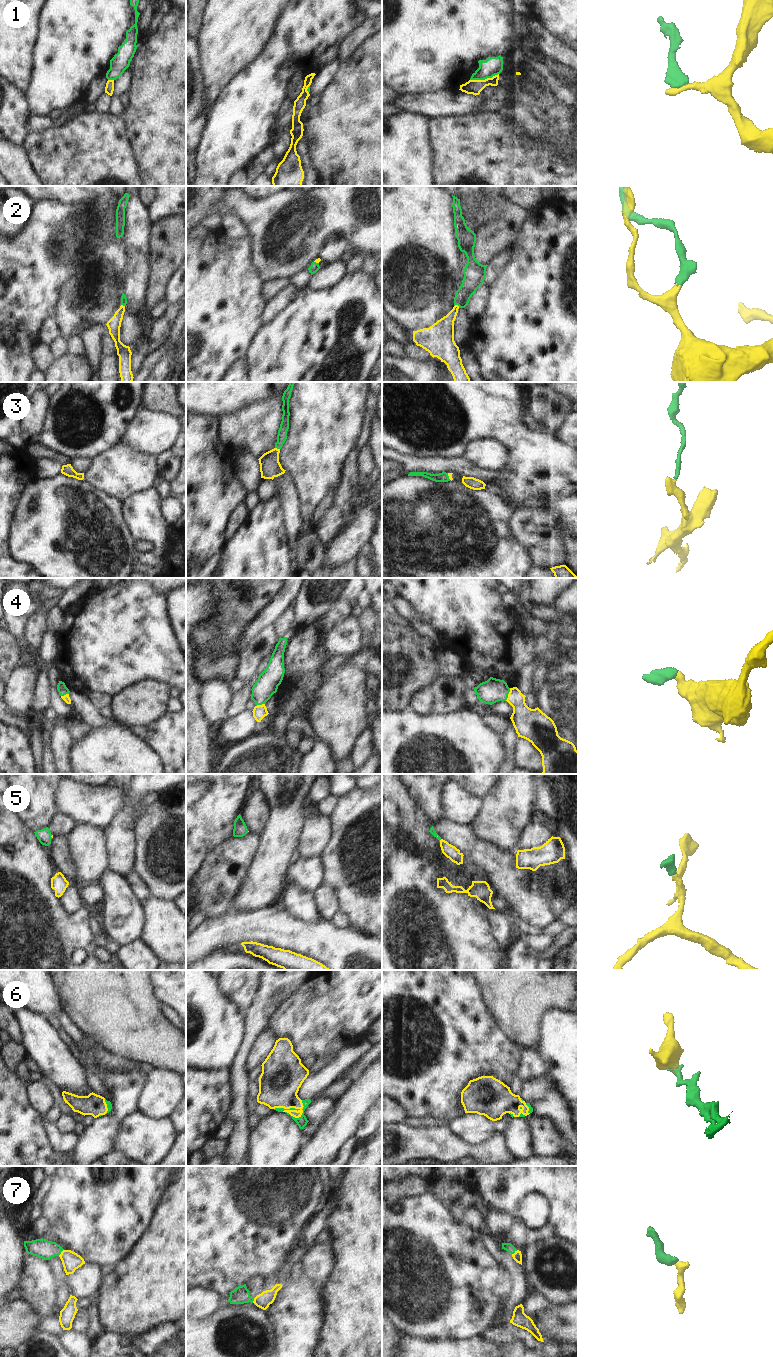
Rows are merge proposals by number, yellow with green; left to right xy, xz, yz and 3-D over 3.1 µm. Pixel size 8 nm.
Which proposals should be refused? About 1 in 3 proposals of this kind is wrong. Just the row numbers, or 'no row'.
1

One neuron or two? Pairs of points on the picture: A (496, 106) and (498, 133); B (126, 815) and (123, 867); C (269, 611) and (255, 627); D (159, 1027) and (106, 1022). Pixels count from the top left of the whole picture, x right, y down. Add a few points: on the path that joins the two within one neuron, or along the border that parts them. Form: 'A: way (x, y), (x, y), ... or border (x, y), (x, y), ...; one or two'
A: border (498, 111), (475, 112); two
B: way (123, 828), (123, 854); one
C: way (267, 615), (259, 623); one
D: way (146, 1027), (134, 1027), (129, 1022), (119, 1022); one

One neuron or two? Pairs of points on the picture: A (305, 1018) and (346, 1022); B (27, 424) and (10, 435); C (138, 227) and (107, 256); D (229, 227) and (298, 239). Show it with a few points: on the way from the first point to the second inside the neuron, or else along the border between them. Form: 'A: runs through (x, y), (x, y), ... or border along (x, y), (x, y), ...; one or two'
A: runs through (315, 1018), (336, 1018); one
B: border along (20, 423), (20, 433), (25, 444); two
C: border along (125, 218), (129, 260); two
D: border along (235, 213), (248, 228), (250, 235); two

